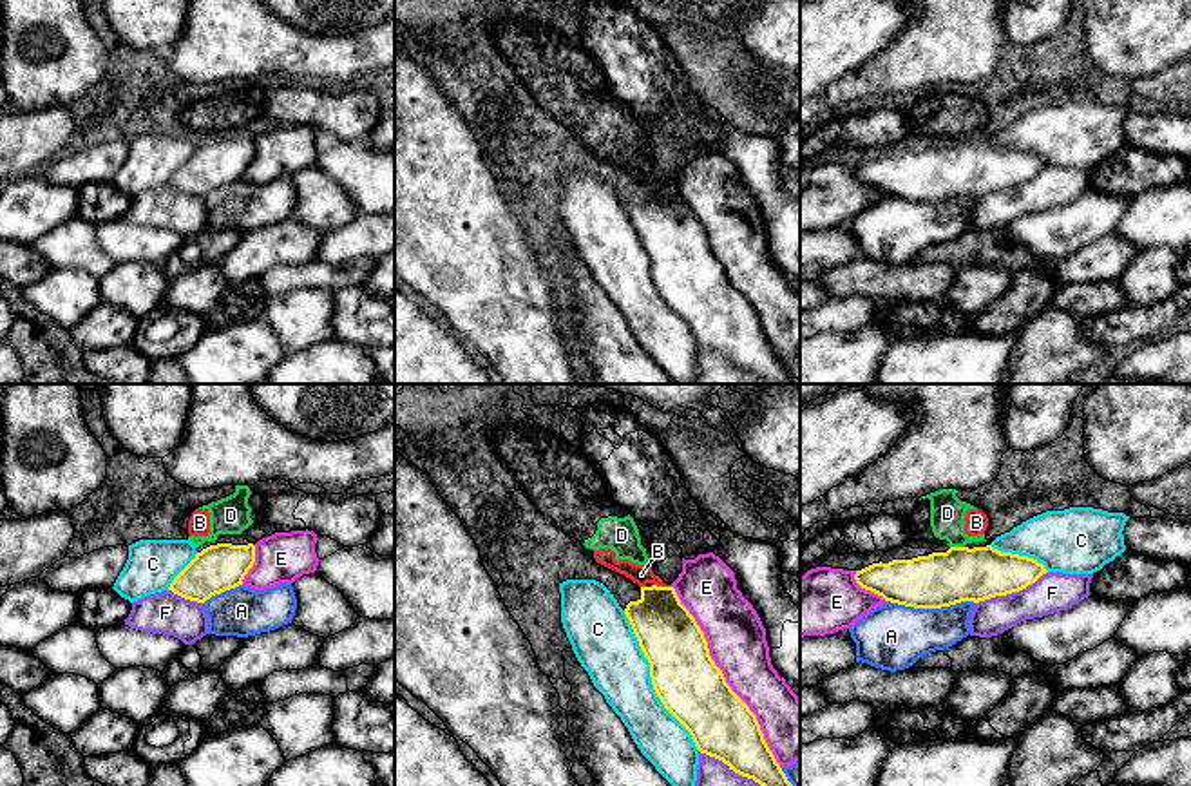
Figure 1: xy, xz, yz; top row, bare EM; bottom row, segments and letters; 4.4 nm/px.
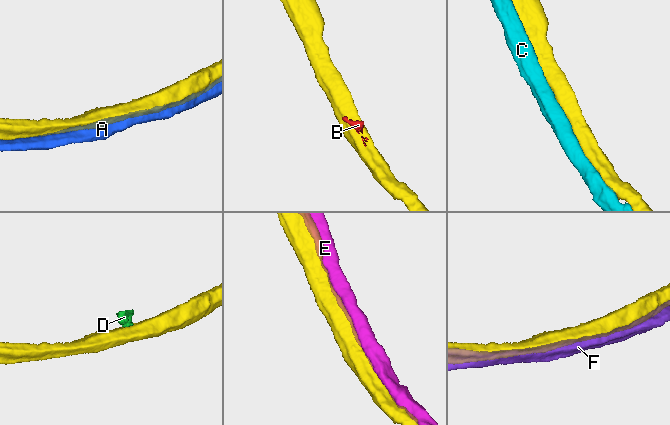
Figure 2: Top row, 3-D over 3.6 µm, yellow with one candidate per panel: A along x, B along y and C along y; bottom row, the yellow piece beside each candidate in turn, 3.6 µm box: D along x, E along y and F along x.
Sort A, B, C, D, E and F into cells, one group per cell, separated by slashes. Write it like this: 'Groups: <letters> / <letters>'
Groups: A / B D / C / E / F

